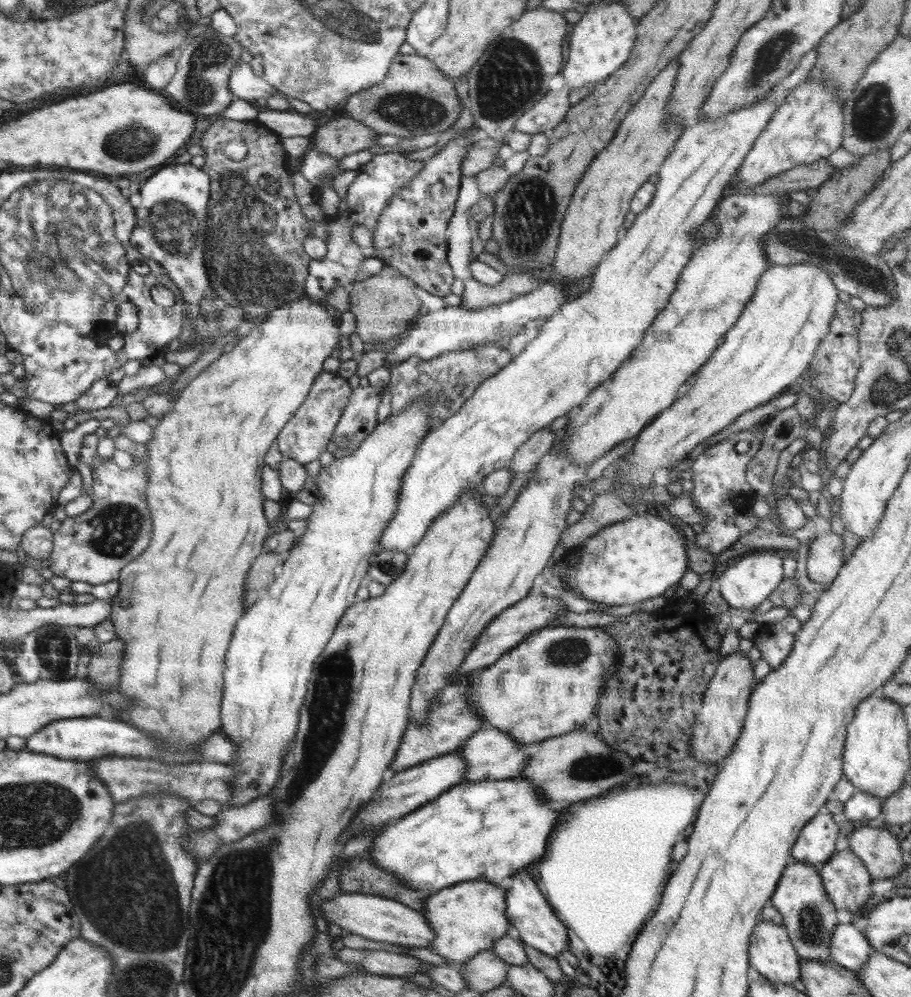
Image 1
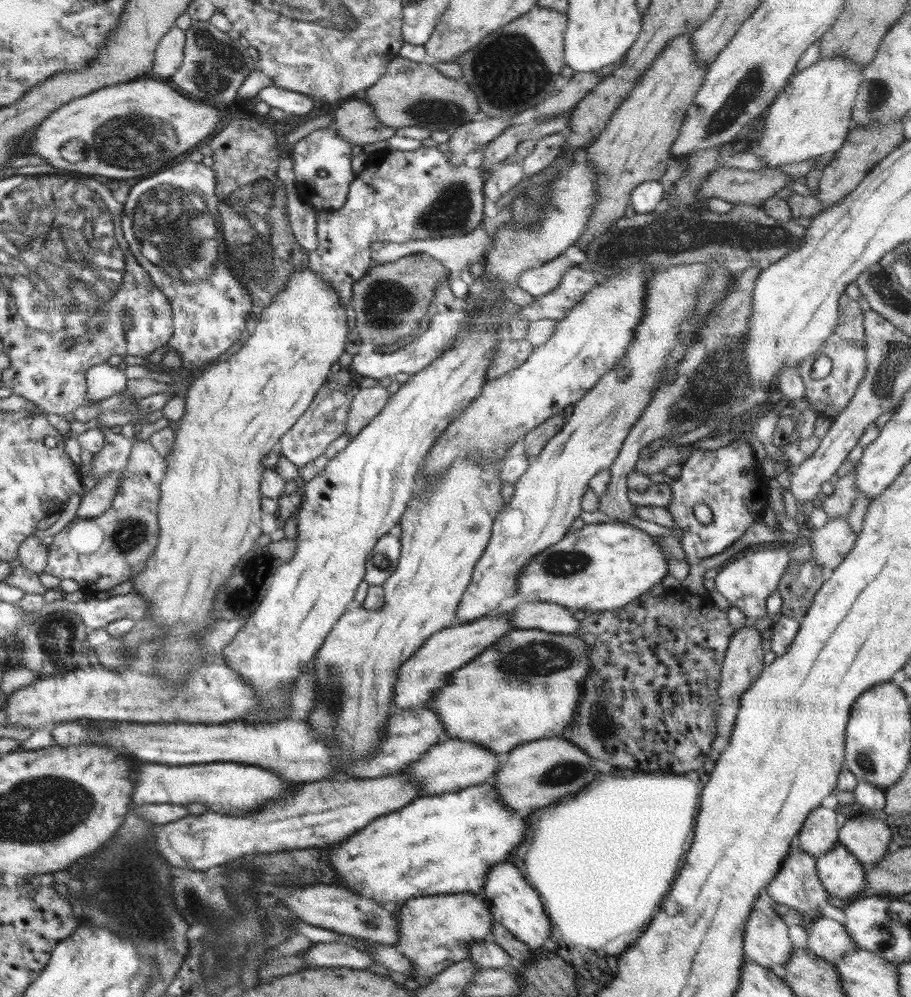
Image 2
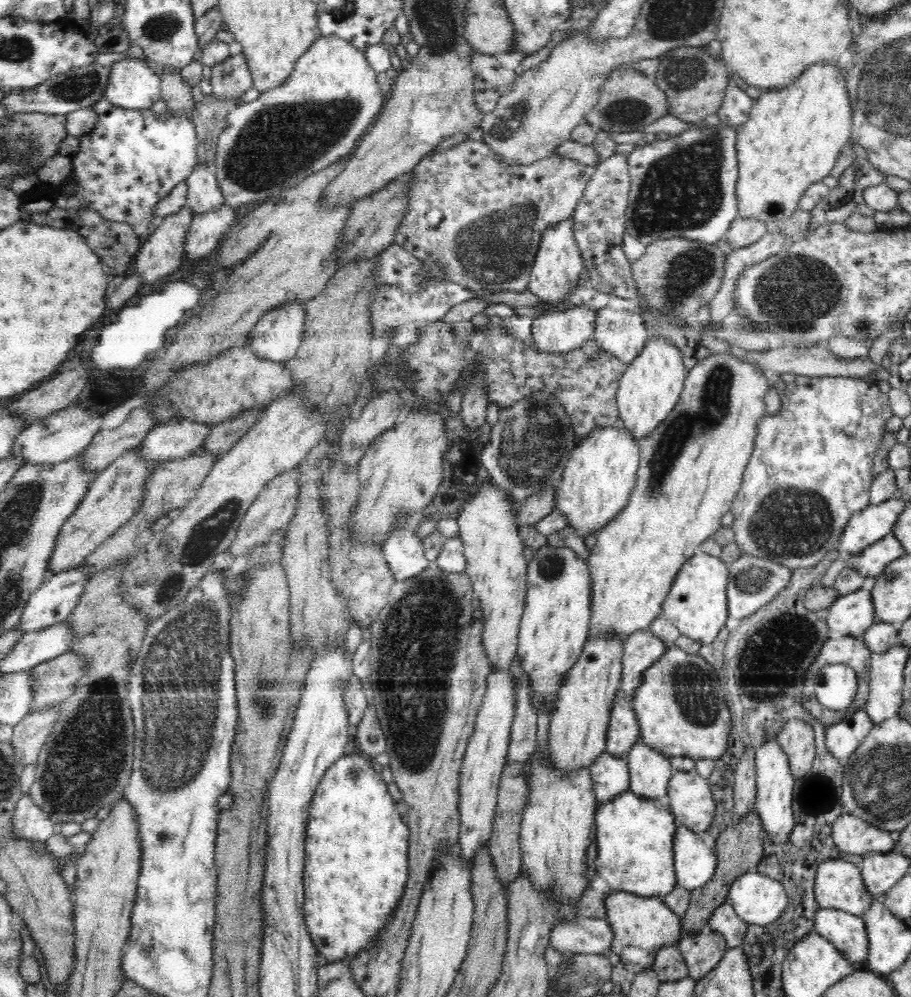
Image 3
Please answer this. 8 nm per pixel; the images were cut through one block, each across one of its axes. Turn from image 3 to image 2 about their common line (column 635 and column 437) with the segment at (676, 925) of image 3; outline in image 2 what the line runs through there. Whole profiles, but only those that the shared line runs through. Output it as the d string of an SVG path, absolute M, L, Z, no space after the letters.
M468 891L413 898L405 901L394 913L400 923L400 936L395 948L413 963L413 976L430 977L450 965L467 960L470 946L485 940L492 930L490 903L482 894Z

